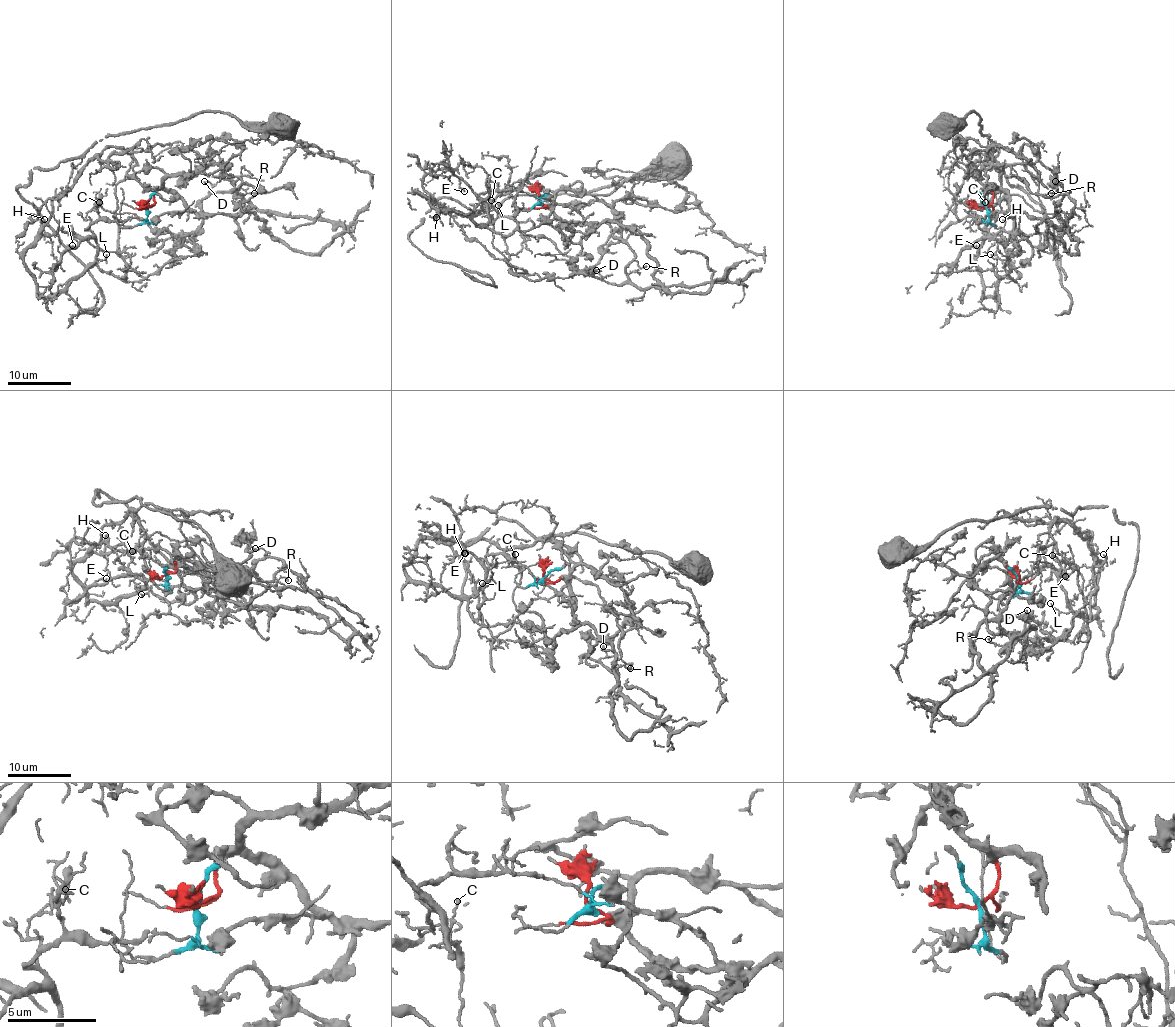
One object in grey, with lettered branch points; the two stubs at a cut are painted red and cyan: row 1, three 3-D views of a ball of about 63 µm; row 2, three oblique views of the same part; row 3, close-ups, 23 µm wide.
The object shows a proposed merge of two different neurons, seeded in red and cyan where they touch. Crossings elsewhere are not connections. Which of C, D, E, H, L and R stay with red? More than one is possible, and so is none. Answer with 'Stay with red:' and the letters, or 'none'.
Stay with red: D, R

